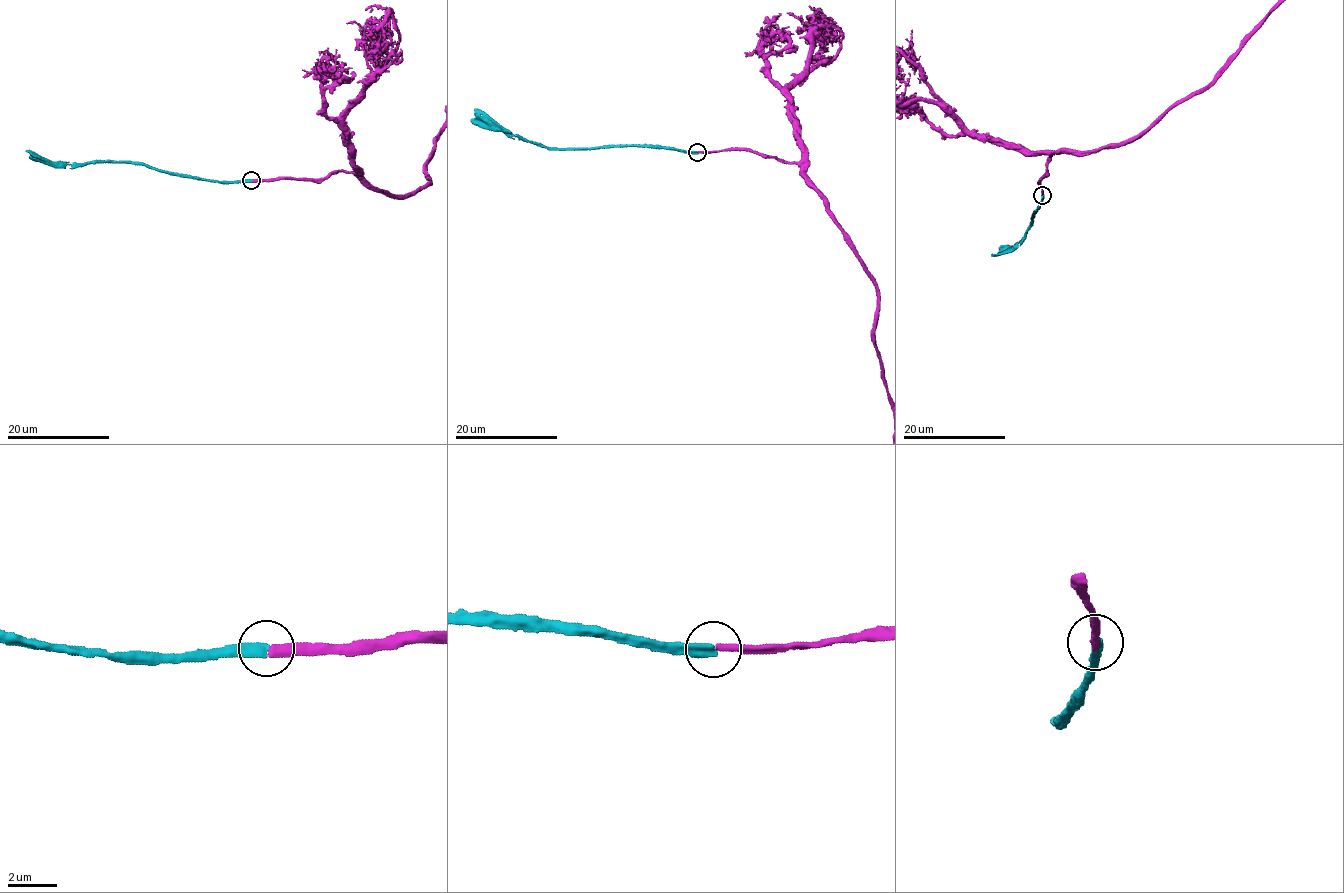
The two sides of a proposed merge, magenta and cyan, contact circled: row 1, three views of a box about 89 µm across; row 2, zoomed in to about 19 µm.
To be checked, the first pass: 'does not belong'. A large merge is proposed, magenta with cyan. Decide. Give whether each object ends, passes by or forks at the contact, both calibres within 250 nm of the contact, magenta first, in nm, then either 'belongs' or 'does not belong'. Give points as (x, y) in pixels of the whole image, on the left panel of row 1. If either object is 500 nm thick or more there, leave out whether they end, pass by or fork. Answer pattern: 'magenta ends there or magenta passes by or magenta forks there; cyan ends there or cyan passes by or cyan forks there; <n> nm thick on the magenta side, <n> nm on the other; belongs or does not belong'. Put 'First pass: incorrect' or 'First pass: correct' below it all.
magenta ends there; cyan ends there; 360 nm thick on the magenta side, 440 nm on the other; belongs
First pass: incorrect

